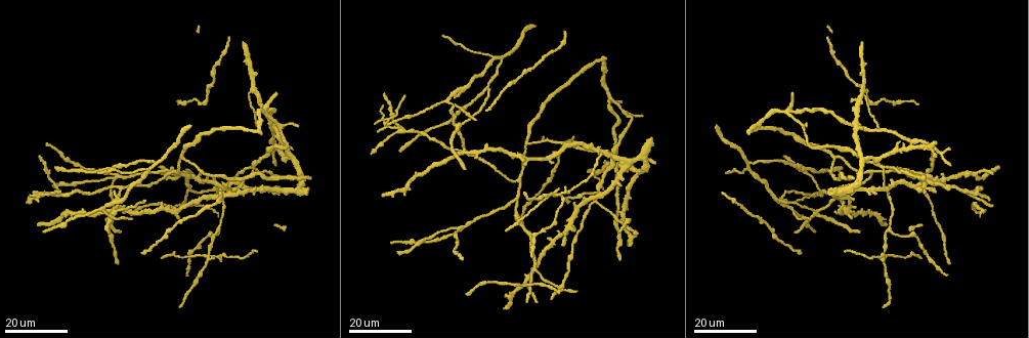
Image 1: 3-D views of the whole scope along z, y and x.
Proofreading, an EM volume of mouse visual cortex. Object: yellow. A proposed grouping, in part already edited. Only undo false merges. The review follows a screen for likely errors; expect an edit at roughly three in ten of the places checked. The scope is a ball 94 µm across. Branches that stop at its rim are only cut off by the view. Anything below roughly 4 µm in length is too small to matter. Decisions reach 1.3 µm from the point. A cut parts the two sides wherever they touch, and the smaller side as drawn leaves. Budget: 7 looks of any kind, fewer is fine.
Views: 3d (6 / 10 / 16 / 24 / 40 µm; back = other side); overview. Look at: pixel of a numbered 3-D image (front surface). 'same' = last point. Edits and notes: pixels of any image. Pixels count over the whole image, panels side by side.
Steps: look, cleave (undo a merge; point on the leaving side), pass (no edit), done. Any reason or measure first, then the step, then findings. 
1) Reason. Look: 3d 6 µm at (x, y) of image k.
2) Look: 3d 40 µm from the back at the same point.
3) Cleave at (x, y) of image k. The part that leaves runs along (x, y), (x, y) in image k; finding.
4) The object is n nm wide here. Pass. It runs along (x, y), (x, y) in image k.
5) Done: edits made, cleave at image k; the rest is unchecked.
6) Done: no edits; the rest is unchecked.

Four-way junction. Look: 3d 16 µm at (786, 113) of image 1.

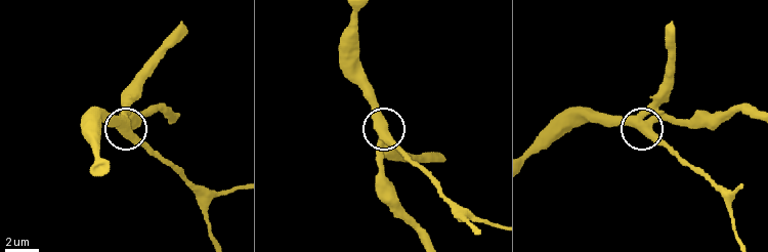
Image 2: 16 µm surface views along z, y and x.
Look: 3d 6 µm at (651, 125) of image 2.

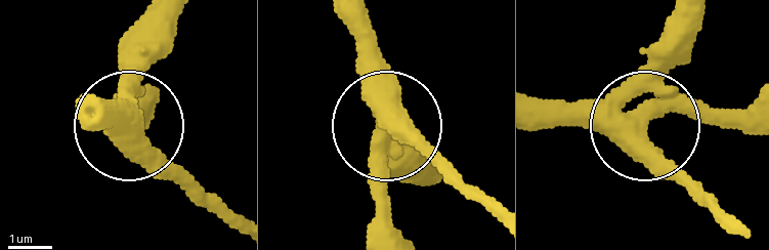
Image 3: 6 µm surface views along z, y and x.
The object is 470 nm wide here. Pass. One neuron here.

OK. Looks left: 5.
Side arm on a straight run. Look: 3d 16 µm at (804, 128) of image 1.

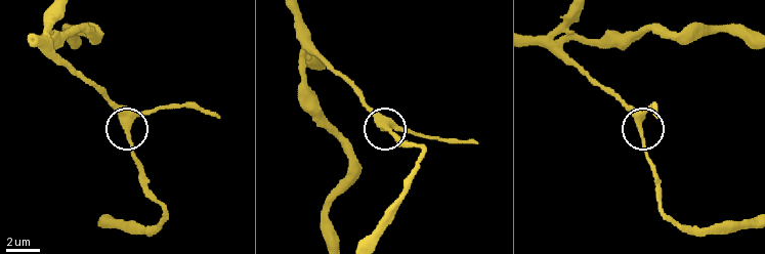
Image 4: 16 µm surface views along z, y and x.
Look: 3d 10 µm at (129, 125) of image 4.

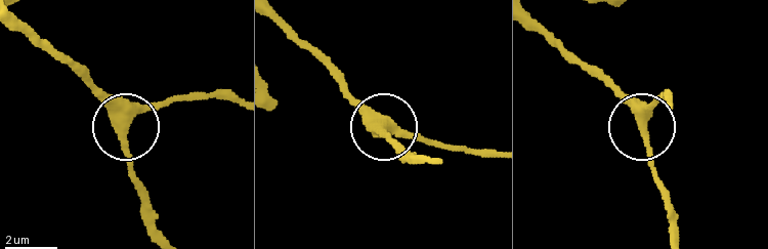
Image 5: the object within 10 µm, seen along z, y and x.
3 arms meet here. Pass. It runs along (14, 15), (120, 117), (177, 99) in image 5; one neuron here.

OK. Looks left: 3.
Four or more arms meet. Look: 3d 24 µm at (462, 90) of image 1.

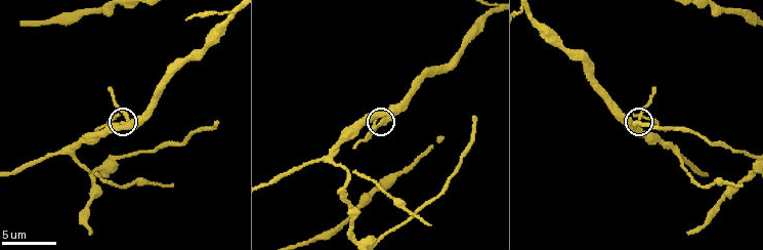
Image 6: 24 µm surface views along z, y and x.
Closer look. Look: 3d 6 µm at (128, 118) of image 6.

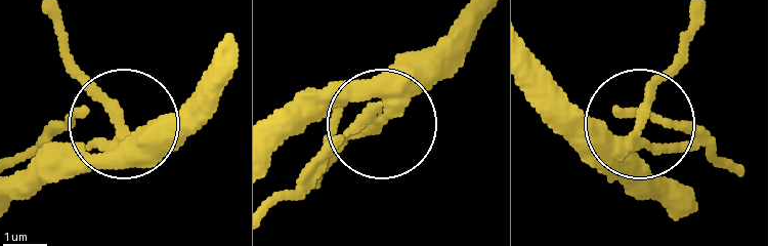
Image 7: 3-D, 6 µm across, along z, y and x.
Cleave at (83, 111) of image 7. The part that leaves runs along (622, 142), (698, 14) in image 7; two neurons meet here.

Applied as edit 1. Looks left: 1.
Look: 3d 16 µm at (119, 159) of image 6.

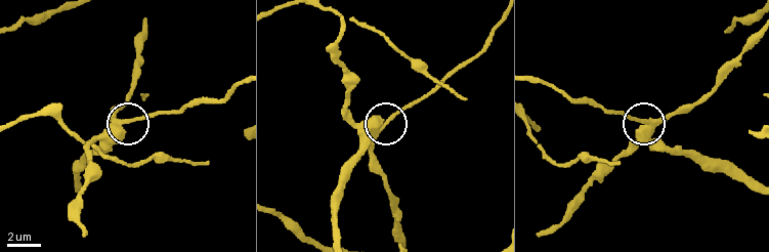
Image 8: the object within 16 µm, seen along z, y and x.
Cleave at (140, 117) of image 8. The part that leaves runs along (126, 120), (216, 102), (238, 83) in image 8; two neurons meet here.

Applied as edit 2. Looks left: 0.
Done: edits made, cleave at image 7, cleave at image 8; the rest is unchecked.

